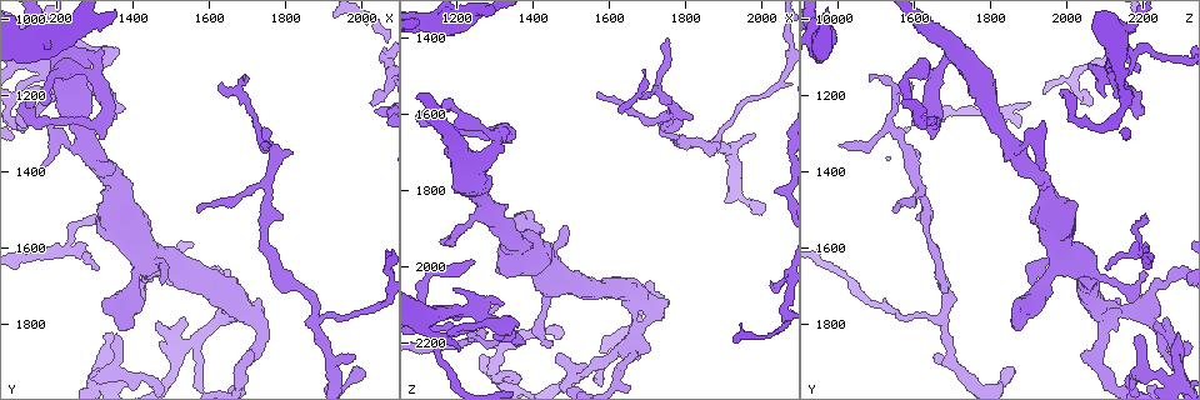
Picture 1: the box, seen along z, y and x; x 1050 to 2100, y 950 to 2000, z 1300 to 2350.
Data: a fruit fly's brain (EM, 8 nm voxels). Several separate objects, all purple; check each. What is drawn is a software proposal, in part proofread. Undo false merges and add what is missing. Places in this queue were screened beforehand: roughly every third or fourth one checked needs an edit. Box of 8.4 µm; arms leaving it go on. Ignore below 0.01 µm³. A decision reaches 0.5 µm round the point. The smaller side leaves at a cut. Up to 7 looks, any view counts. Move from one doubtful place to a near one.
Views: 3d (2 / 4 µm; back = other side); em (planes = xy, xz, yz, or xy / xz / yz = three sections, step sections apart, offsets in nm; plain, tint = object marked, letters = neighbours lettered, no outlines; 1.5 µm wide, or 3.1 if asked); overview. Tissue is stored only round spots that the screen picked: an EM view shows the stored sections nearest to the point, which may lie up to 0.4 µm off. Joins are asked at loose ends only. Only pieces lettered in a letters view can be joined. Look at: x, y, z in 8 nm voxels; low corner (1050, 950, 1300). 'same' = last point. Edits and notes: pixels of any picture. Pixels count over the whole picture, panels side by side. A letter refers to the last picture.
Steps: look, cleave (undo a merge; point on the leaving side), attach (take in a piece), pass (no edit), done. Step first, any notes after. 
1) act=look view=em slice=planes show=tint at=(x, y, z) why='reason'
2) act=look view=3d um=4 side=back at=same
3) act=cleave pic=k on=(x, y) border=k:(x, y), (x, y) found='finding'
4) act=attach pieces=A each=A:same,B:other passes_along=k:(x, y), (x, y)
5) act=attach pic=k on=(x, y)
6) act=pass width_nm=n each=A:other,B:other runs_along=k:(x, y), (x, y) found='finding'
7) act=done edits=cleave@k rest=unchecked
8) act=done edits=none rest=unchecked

act=look view=em slice=planes show=letters at=(1700, 1145, 1490) why='branch stops here'

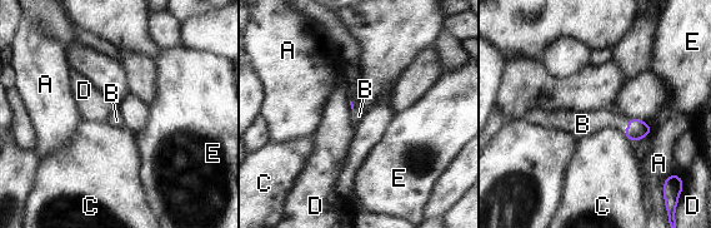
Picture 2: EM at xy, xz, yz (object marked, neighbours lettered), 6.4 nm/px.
act=attach pieces=B each=A:other,B:same,C:other,D:other,E:other passes_along=2:(636, 129), (627, 125), (591, 122) found='the neuron continues'

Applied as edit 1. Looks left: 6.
act=look view=3d um=2 at=(1170, 1215, 1585) why='a narrow waist'

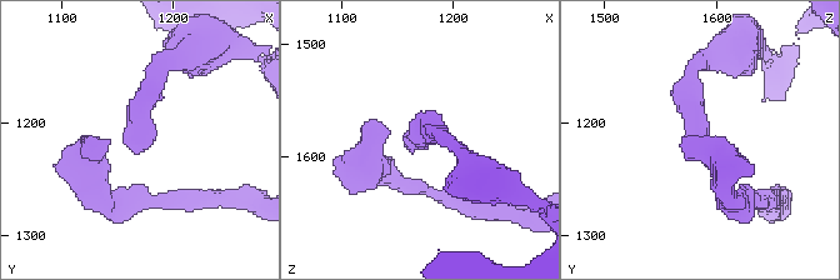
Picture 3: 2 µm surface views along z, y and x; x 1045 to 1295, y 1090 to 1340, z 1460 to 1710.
act=look view=em slice=planes show=tint at=(1166, 1210, 1580) why='shape alone is not enough'

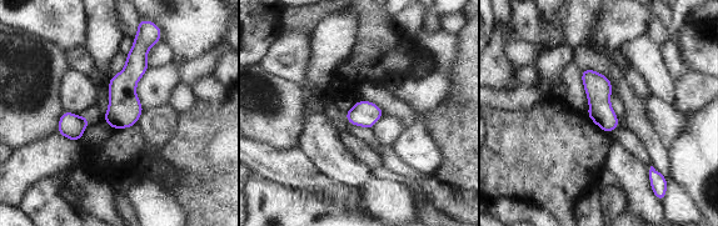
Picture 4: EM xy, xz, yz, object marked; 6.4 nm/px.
act=look view=em slice=planes show=letters at=same

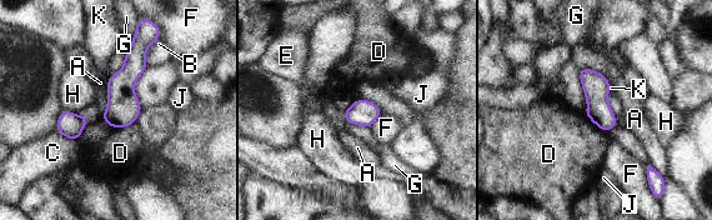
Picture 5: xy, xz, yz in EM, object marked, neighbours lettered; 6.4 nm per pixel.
act=pass width_nm=170 each=A:other,B:other,C:other,D:other,E:other,F:other,G:other,H:other,J:other,K:other border=5:(108, 80), (108, 104), (101, 118) found='continuous, no second neuron'

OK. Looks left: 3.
act=look view=3d um=4 at=(1190, 1315, 1915) why='sharp bend'

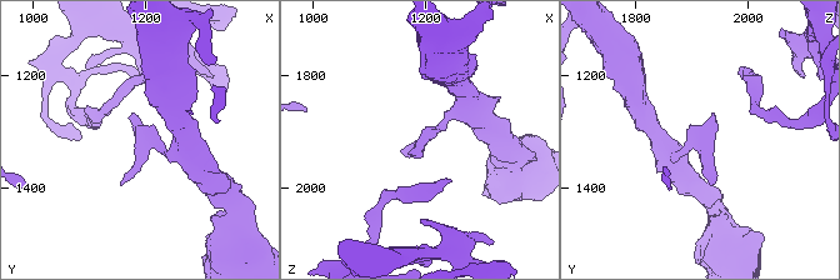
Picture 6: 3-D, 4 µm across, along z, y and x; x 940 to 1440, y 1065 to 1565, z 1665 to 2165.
act=look view=em slice=planes show=letters at=(1190, 1315, 1920) why='now the EM'

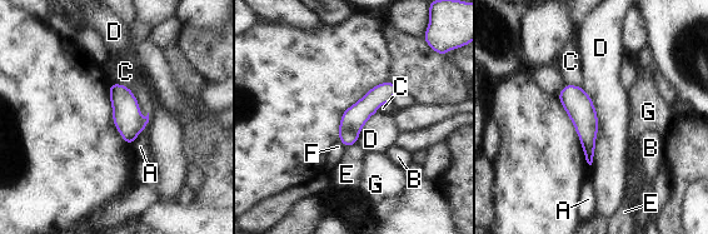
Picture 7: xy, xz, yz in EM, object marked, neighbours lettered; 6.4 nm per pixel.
act=pass each=A:other,B:other,C:other,D:other,E:other,F:other,G:other runs_along=7:(567, 88), (586, 120), (589, 159) found='continuous, no second neuron'

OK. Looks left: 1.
act=done edits=attach@2 rest=unchecked

